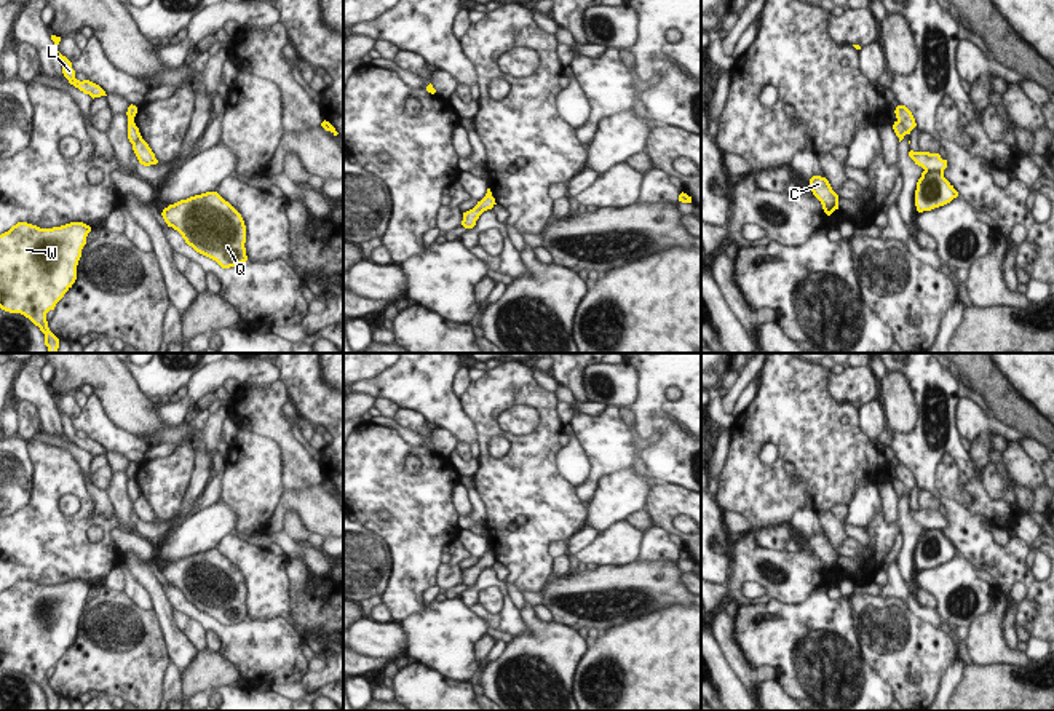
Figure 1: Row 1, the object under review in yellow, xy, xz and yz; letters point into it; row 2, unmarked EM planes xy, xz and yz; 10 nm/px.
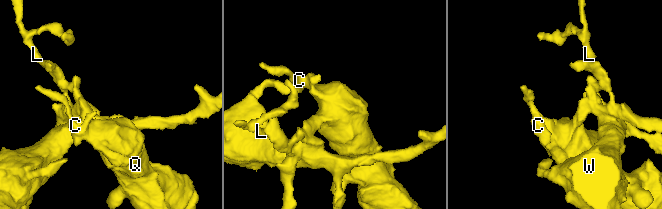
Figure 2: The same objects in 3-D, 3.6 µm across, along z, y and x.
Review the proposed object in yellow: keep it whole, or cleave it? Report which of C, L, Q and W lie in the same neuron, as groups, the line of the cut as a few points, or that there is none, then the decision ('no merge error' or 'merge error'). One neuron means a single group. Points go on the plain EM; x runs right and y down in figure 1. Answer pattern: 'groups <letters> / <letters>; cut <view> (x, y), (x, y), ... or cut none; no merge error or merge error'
groups C L Q / W; cut yz (925, 528), (939, 528), (943, 531); merge error

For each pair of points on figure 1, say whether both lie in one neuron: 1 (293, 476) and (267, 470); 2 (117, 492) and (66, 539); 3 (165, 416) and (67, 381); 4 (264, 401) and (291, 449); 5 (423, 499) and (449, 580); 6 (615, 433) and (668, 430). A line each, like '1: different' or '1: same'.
1: different
2: different
3: different
4: same
5: different
6: same

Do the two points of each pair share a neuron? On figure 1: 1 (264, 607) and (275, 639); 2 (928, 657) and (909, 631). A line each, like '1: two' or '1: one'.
1: two
2: one

